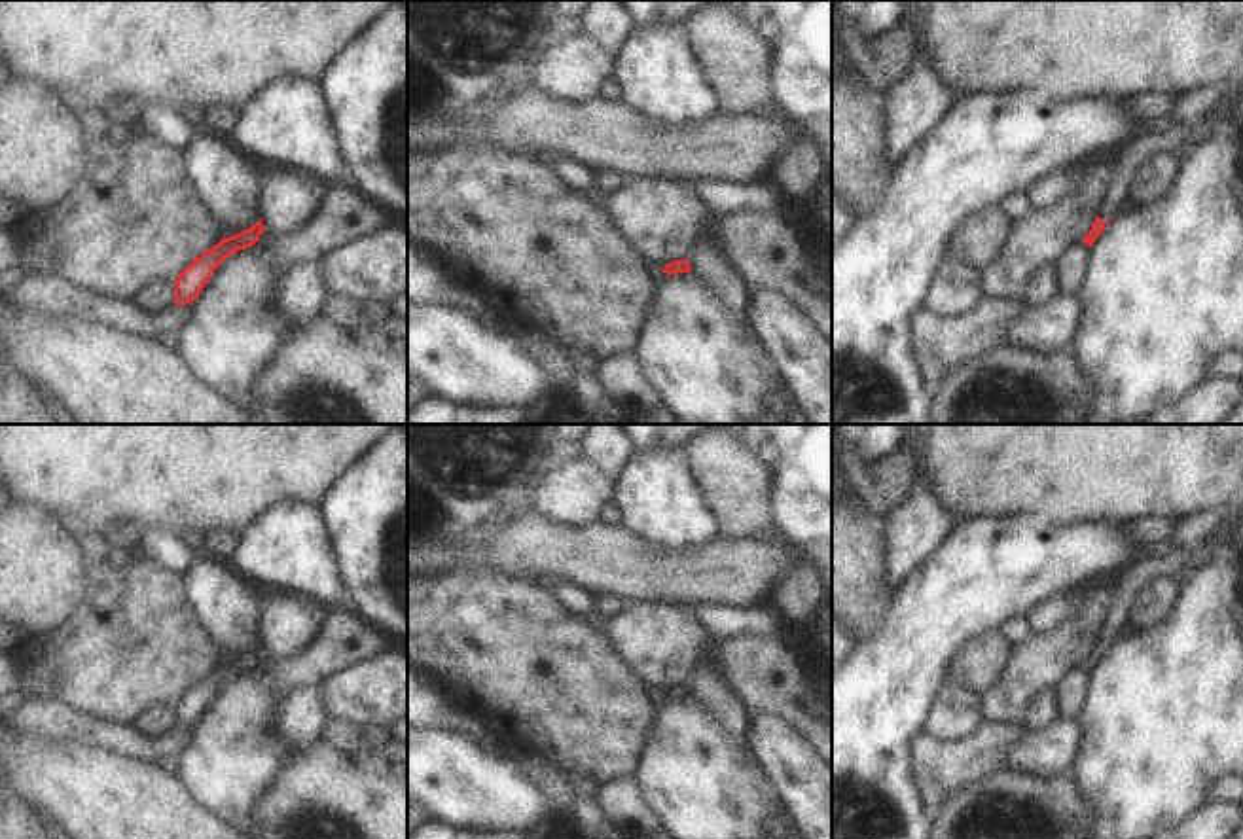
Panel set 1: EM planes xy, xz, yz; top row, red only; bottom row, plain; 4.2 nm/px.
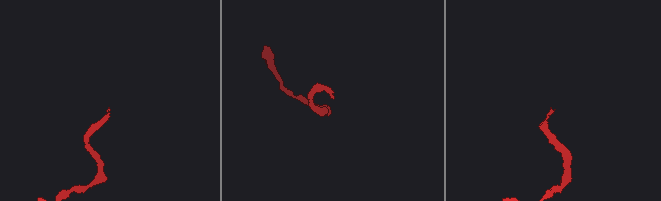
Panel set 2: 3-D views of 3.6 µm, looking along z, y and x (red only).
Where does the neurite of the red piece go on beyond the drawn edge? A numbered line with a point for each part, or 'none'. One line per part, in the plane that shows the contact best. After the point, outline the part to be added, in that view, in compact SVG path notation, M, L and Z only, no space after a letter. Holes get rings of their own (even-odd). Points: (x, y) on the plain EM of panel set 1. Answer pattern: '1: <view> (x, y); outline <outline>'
1: yz (1143, 571); outline M1175 547L1162 559L1137 557L1129 568L1122 572L1118 591L1108 600L1099 642L1103 646L1114 642L1122 634L1122 627L1129 621L1129 608L1135 602L1137 593L1156 578L1179 576L1186 566L1186 559L1188 547Z

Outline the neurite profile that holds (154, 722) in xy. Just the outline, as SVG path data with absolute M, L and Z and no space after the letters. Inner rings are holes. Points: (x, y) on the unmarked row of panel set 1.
M174 706L146 708L133 725L148 737L161 737L174 727Z

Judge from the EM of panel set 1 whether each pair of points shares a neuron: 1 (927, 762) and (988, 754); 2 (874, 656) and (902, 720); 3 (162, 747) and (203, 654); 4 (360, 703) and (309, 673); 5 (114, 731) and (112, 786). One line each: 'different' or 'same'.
1: same
2: same
3: different
4: different
5: different

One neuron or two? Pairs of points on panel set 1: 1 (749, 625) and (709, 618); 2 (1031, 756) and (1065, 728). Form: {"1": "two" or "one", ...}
{"1": "one", "2": "one"}

